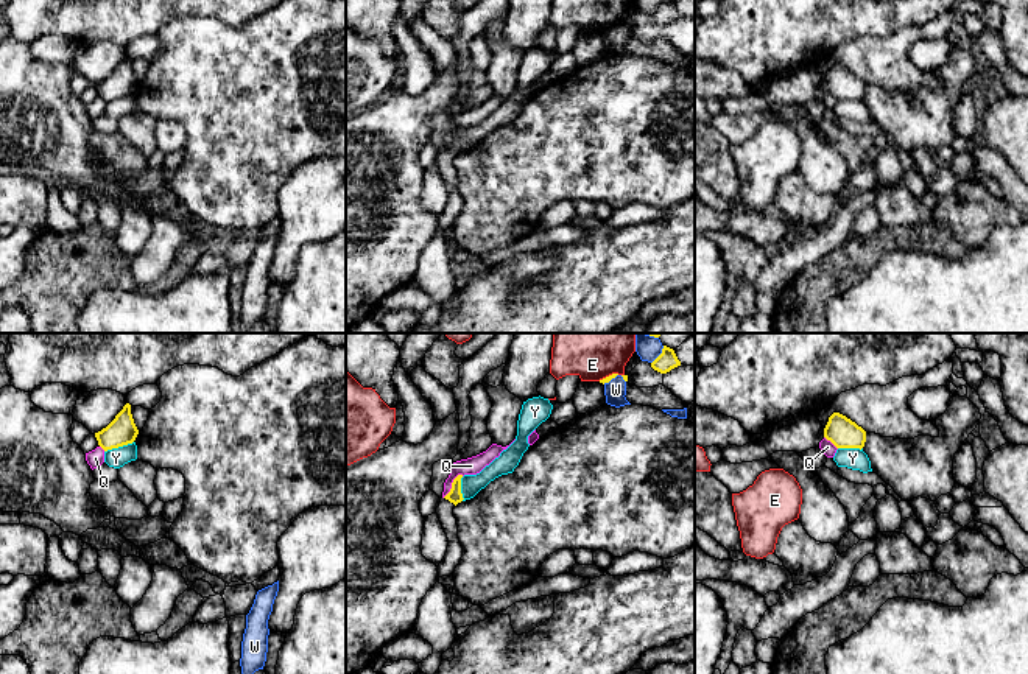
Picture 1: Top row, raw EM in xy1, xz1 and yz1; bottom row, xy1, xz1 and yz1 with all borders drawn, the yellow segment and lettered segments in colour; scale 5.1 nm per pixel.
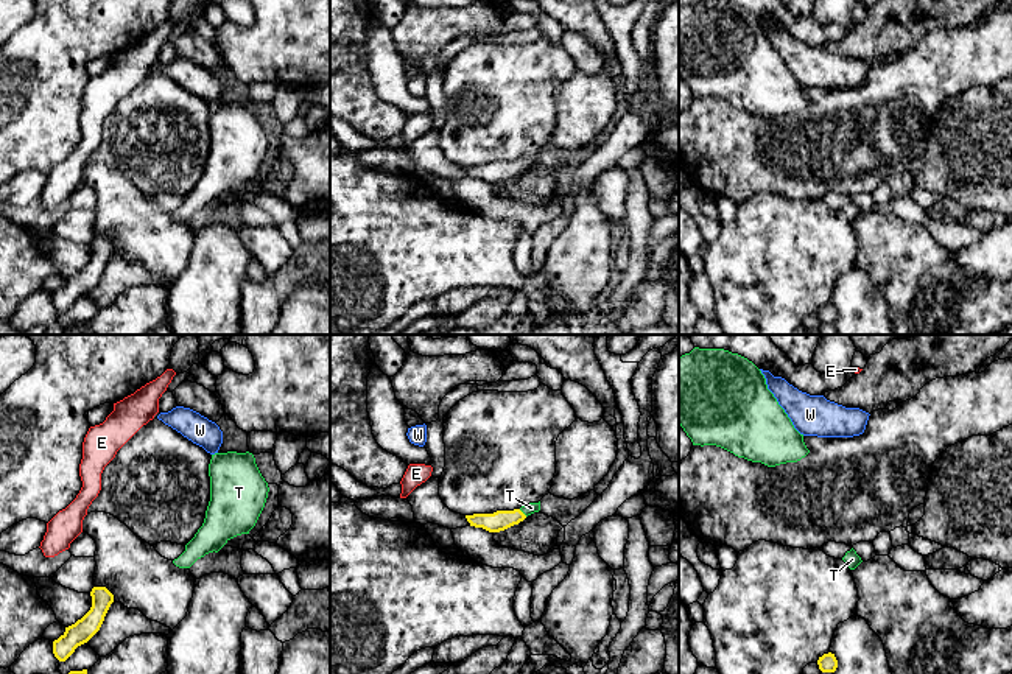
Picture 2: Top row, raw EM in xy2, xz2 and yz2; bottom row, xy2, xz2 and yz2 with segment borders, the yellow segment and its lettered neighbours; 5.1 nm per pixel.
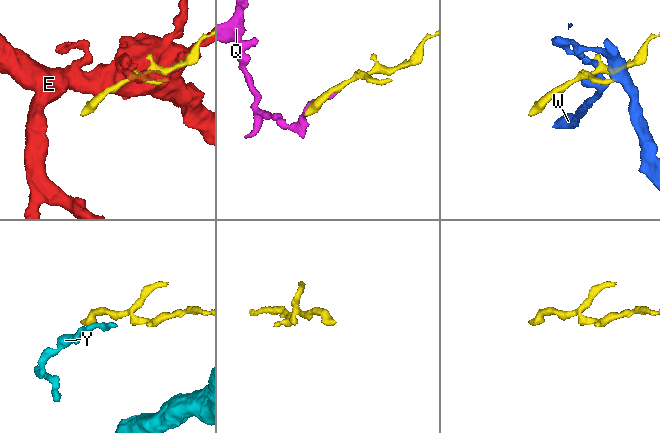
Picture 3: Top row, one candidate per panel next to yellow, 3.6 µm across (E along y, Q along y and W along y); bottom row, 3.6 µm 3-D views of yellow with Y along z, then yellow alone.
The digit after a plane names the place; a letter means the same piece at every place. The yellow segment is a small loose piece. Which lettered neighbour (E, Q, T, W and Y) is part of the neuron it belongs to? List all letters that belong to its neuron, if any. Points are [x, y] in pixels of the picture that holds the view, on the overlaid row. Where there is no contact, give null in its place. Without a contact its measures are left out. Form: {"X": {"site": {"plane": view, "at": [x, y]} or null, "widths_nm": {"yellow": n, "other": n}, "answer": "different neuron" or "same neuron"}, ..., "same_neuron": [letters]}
{"E": {"site": {"plane": "xz1", "at": [609, 375]}, "widths_nm": {"yellow": 30, "other": 440}, "answer": "different neuron"}, "Q": {"site": {"plane": "xz1", "at": [452, 484]}, "widths_nm": {"yellow": 70, "other": 90}, "answer": "different neuron"}, "T": {"site": {"plane": "xz2", "at": [522, 512]}, "widths_nm": {"yellow": 110, "other": 60}, "answer": "same neuron"}, "W": {"site": {"plane": "xz1", "at": [659, 355]}, "widths_nm": {"yellow": 100, "other": 130}, "answer": "different neuron"}, "Y": {"site": {"plane": "xy1", "at": [119, 445]}, "widths_nm": {"yellow": 150, "other": 100}, "answer": "different neuron"}, "same_neuron": ["T"]}

